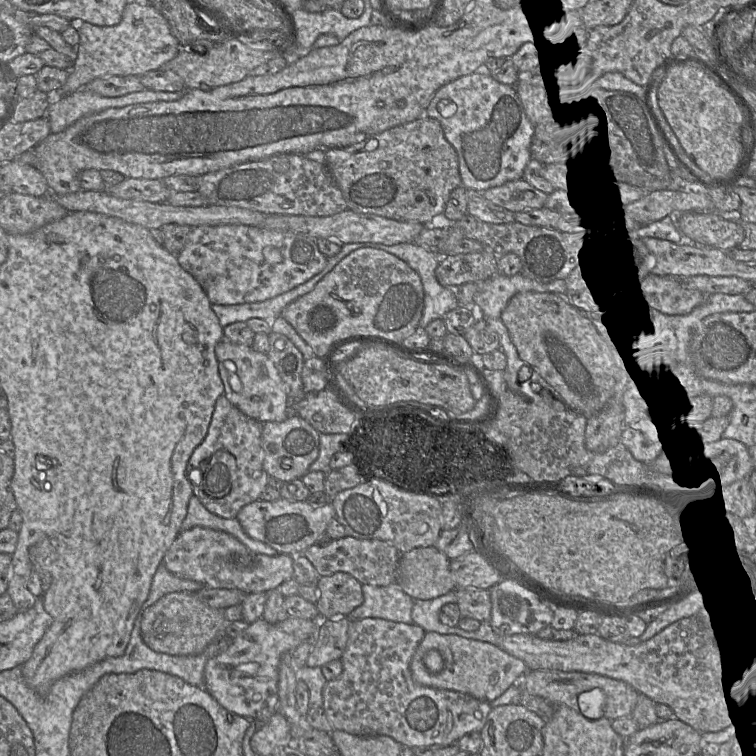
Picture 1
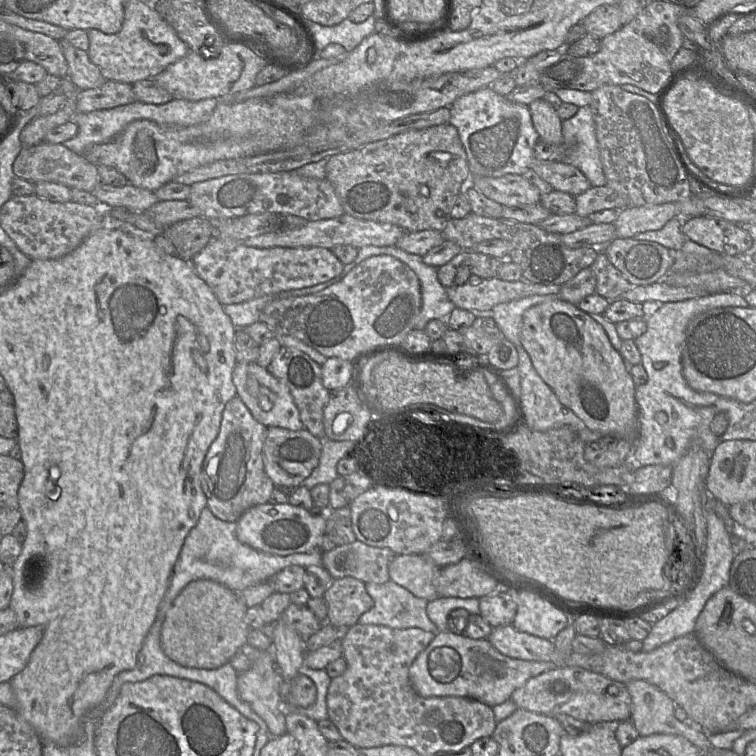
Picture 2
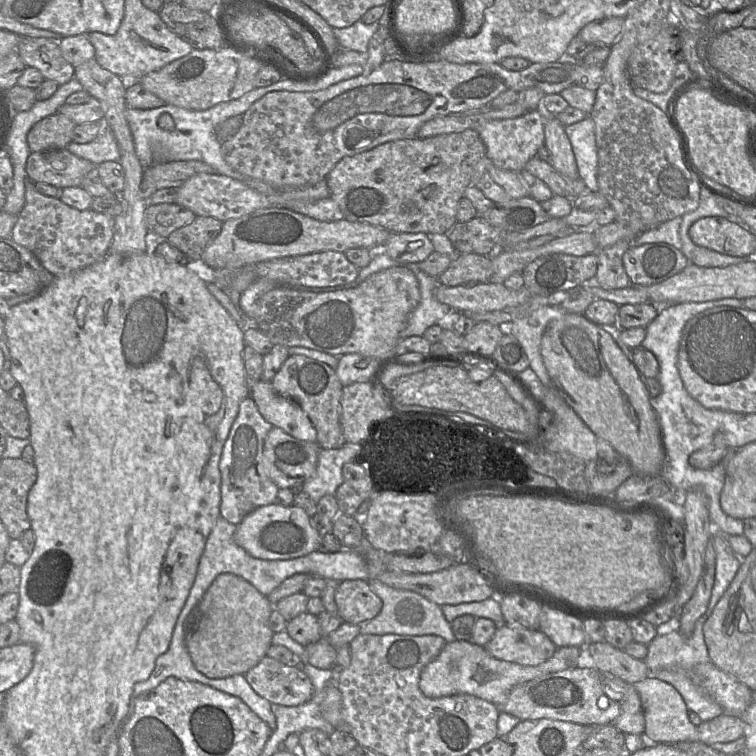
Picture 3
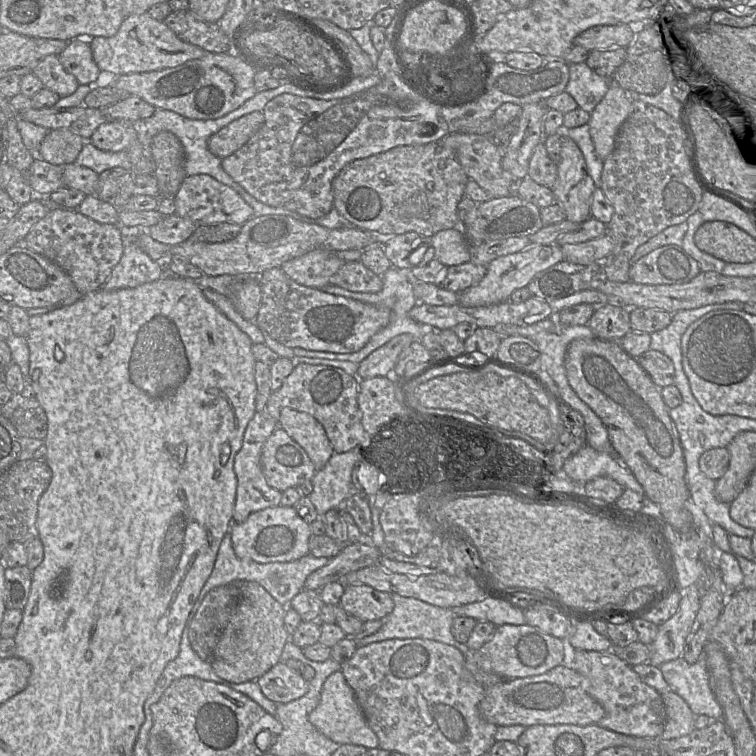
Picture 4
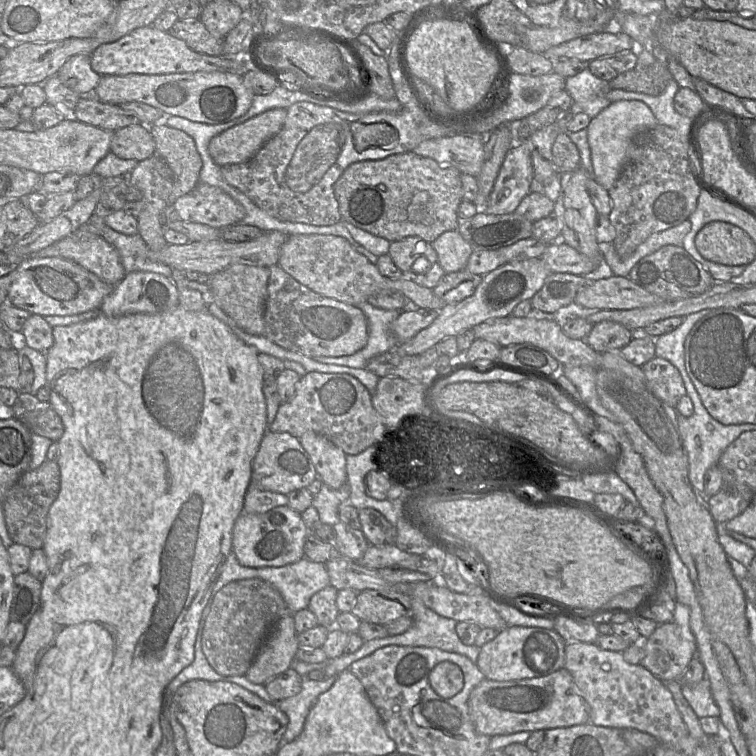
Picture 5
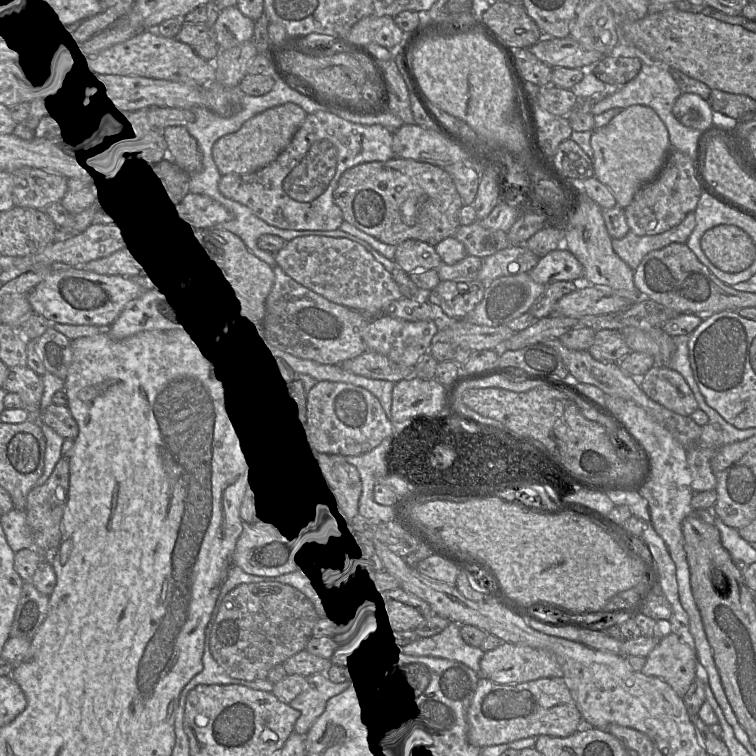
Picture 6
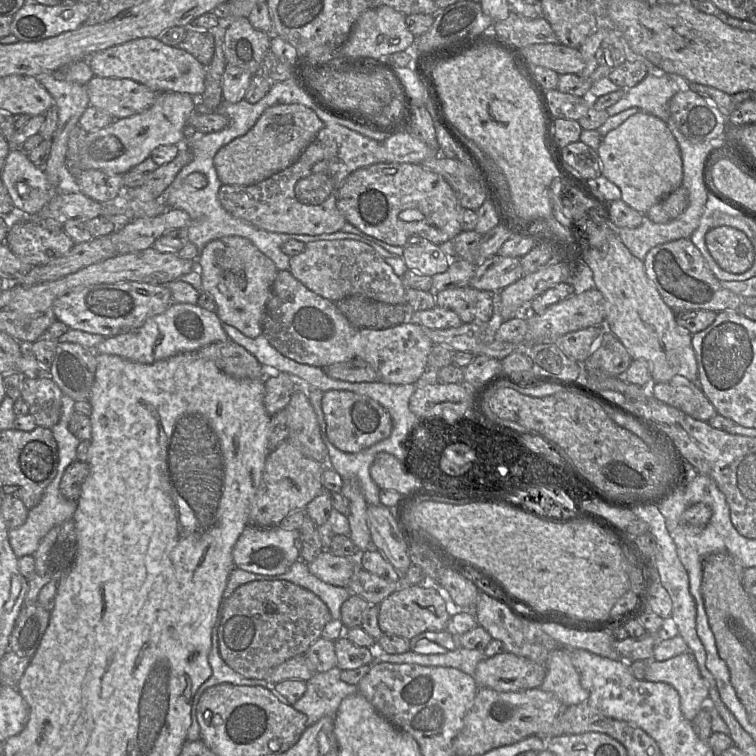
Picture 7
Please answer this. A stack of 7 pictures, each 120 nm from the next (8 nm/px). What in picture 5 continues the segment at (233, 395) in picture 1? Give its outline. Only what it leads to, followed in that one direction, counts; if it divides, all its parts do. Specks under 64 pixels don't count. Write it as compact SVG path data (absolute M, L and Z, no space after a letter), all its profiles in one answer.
M307 431L299 441L309 454L317 477L333 489L339 489L347 482L346 454L328 438L314 431Z

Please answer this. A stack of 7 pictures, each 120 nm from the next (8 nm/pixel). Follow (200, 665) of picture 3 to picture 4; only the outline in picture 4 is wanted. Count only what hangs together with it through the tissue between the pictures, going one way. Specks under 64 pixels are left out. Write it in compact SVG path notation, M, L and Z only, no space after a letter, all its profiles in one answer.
M240 582L240 600L222 631L210 664L222 679L232 683L256 681L281 661L285 644L291 638L285 629L284 615L288 607L276 601L255 582Z

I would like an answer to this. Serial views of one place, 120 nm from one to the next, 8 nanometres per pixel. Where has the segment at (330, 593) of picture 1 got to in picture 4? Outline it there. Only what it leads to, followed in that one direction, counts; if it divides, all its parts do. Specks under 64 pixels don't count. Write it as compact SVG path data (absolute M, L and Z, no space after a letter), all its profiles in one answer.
M365 584L346 585L339 604L348 614L362 622L385 618L394 608L389 593Z

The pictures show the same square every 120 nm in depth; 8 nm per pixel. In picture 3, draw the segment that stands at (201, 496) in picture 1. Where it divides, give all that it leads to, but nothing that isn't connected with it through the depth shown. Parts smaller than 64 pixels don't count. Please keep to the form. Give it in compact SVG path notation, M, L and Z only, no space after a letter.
M250 396L241 401L219 461L220 516L236 526L254 509L274 503L277 496L279 488L267 476L263 464L264 442L272 427L273 425L263 418Z

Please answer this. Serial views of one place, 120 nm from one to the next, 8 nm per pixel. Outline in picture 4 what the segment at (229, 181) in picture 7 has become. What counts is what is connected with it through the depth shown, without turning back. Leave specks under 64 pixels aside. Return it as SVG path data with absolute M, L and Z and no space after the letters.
M262 111L246 114L213 134L208 148L220 159L230 156L246 144L264 122Z

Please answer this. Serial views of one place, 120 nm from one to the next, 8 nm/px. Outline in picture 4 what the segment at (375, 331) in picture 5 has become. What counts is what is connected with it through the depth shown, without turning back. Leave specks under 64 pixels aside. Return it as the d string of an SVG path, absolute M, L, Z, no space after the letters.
M391 266L383 275L379 275L379 276L381 276L382 278L383 287L382 290L377 293L352 292L331 284L323 287L321 290L328 294L340 295L364 303L372 304L374 306L386 307L390 312L390 321L385 328L377 332L361 350L355 353L339 354L339 353L332 353L332 352L305 350L302 348L292 348L294 354L296 356L309 357L309 358L326 358L330 360L341 360L341 361L360 363L373 351L383 346L384 344L388 343L390 340L392 340L394 337L398 335L411 334L416 339L421 340L421 338L429 330L434 330L430 326L421 324L410 317L410 311L418 303L412 288L414 281L418 281L418 280L412 277L411 270L410 271L401 270L394 266Z

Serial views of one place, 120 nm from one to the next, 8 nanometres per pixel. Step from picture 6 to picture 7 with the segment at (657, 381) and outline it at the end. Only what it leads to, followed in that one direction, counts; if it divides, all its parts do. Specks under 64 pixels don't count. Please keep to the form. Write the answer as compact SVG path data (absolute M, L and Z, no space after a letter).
M676 376L668 383L654 383L652 379L649 387L656 399L683 411L696 420L708 422L717 415L716 409L699 385L682 376Z

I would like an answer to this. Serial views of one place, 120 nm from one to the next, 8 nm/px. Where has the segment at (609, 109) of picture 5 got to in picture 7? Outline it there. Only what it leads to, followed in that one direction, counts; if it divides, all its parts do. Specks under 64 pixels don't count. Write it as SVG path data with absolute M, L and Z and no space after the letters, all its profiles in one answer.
M644 111L632 115L601 138L597 154L601 164L601 175L617 185L621 190L621 200L641 214L645 214L650 207L682 185L682 159L675 137L664 121Z

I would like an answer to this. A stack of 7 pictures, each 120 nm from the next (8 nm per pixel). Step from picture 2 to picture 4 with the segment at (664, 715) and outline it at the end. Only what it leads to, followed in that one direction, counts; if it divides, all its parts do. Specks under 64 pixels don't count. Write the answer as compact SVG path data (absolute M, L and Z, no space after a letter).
M672 690L660 695L665 709L665 726L660 739L680 738L696 729L694 714L684 699Z

